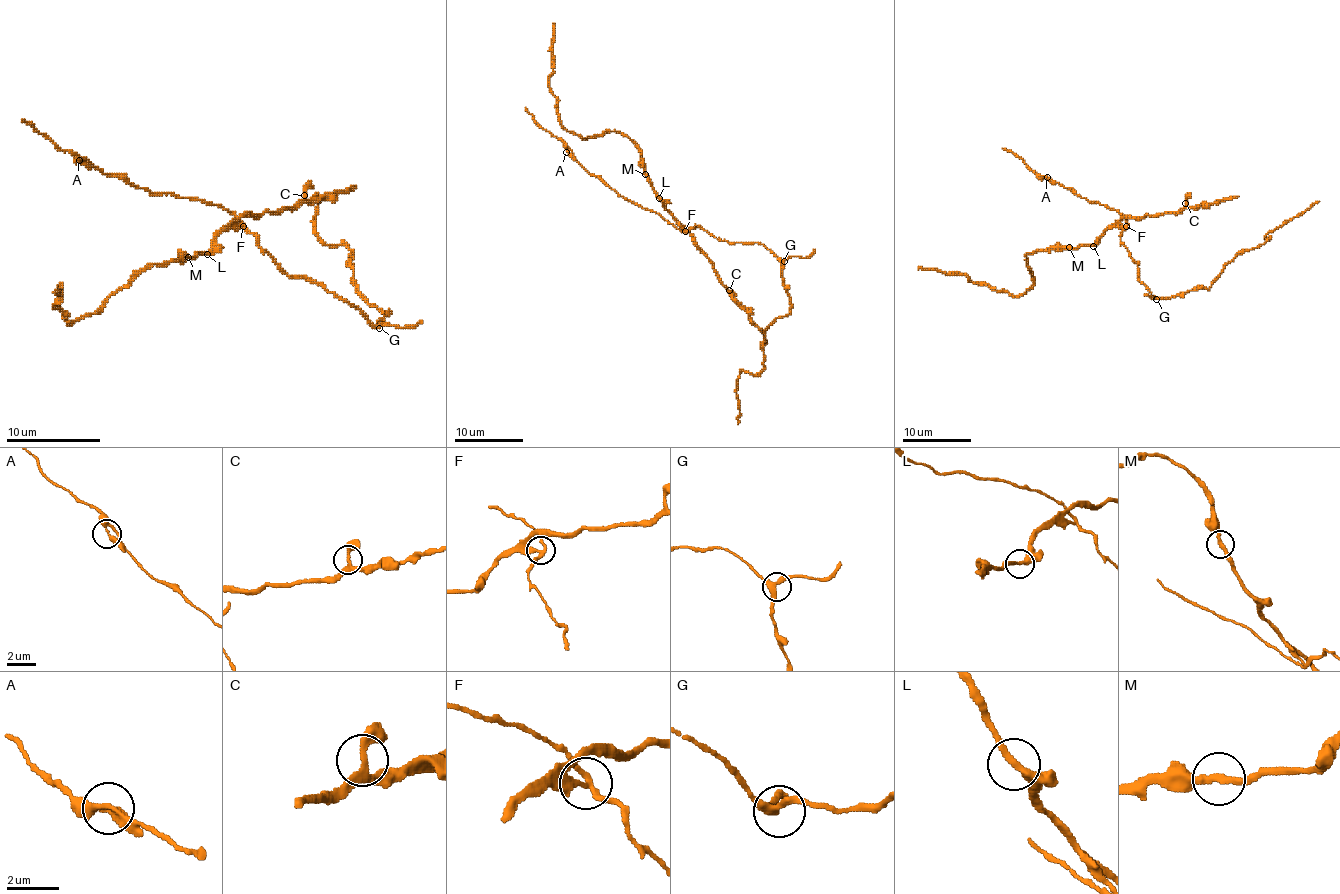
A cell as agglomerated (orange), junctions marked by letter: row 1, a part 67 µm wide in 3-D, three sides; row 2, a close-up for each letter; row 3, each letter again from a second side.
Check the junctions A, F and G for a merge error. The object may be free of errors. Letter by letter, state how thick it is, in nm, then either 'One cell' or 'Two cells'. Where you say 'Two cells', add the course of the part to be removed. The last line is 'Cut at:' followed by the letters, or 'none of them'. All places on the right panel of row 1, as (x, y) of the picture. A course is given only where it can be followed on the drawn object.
A: Thickness 320 nm. One cell
F: Thickness 220 nm. Two cells. Course of the part to remove: (1125, 225), (1112, 225), (1093, 244), (1033, 251), (1026, 256), (1033, 285), (1019, 295), (918, 266)
G: Thickness 300 nm. One cell
Cut at: F

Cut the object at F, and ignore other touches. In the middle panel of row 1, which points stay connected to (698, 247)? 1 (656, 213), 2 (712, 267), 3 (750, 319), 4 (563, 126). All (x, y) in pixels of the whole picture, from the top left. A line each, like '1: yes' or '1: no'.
1: no
2: yes
3: yes
4: yes

